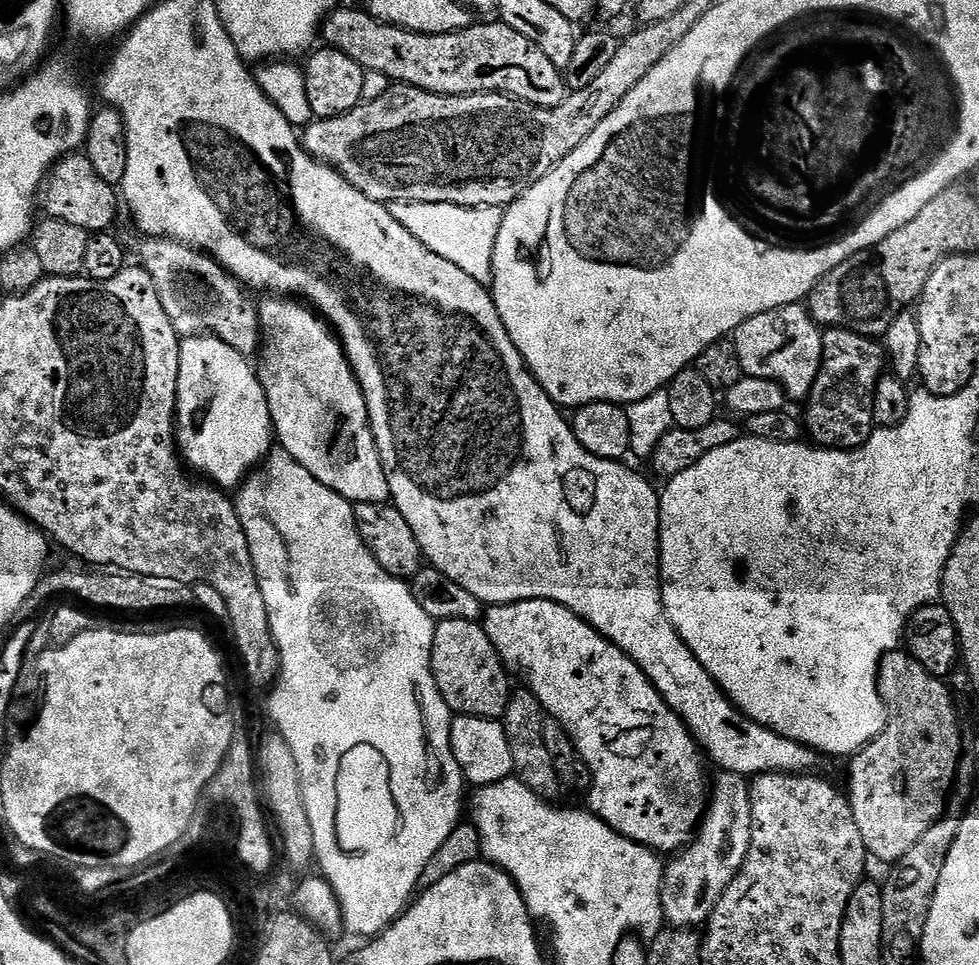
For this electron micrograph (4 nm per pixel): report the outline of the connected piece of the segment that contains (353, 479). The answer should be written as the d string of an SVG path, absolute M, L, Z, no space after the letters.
M269 295L259 301L258 311L258 375L279 447L306 466L322 486L330 486L353 505L389 503L390 486L368 421L366 400L331 327L296 298Z

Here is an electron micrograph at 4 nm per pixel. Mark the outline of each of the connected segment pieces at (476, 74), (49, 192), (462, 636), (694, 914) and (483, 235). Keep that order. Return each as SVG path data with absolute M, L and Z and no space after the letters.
M337 7L324 17L322 40L329 48L337 48L342 54L354 58L365 73L377 72L385 76L388 82L408 84L411 88L421 88L439 96L469 96L475 92L502 92L537 104L543 108L553 108L564 101L566 85L561 69L543 52L541 45L535 40L526 38L523 32L514 30L503 22L496 24L480 24L473 22L469 28L463 28L450 34L422 34L408 32L405 28L396 28L392 24L384 24L374 20L367 11L356 8Z
M73 154L62 157L44 177L44 183L38 193L38 204L42 209L43 215L53 220L70 222L70 226L82 226L89 234L107 232L116 220L116 200L118 204L118 192L113 185L102 182L102 177L94 166L90 166L90 158L83 154Z
M442 620L437 623L432 647L432 673L442 698L453 713L477 716L479 720L500 720L514 691L513 685L508 685L510 673L504 667L494 642L490 642L483 623L475 620Z
M721 771L720 777L713 779L710 784L710 803L699 829L687 848L667 861L664 877L660 883L660 901L665 925L674 928L699 929L707 925L714 906L722 898L722 894L734 882L740 873L740 868L746 862L746 854L752 845L752 789L749 781L733 772Z
M396 202L390 208L392 217L422 246L434 250L446 262L454 262L458 270L466 270L470 278L485 286L492 283L492 259L494 258L494 242L498 238L498 230L502 226L504 208L467 208L457 204L414 204Z

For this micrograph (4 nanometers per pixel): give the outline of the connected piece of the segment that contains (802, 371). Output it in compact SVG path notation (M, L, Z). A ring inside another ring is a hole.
M803 303L787 304L752 316L736 328L734 343L745 376L774 381L789 401L807 401L818 378L824 338L820 325L815 324Z

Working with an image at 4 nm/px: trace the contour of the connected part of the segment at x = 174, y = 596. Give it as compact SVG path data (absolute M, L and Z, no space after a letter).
M71 562L65 568L56 568L41 576L36 586L35 599L44 600L47 596L77 596L85 605L93 604L96 608L113 608L116 612L152 612L155 608L180 608L183 604L193 603L192 588L182 582L174 582L174 578L150 578L139 576L133 572L123 572L120 568L107 568L97 564Z

